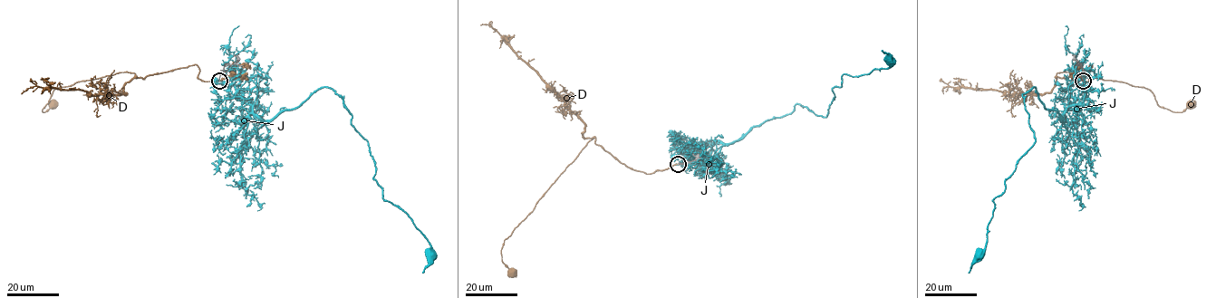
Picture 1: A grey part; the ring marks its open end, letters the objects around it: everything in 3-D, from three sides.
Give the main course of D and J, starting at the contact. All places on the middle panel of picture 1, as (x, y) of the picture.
D: (678, 164), (646, 174), (634, 170), (592, 139), (504, 241), (501, 260), (511, 273)
J: (678, 165), (795, 105), (826, 117), (844, 74), (867, 74), (890, 60)

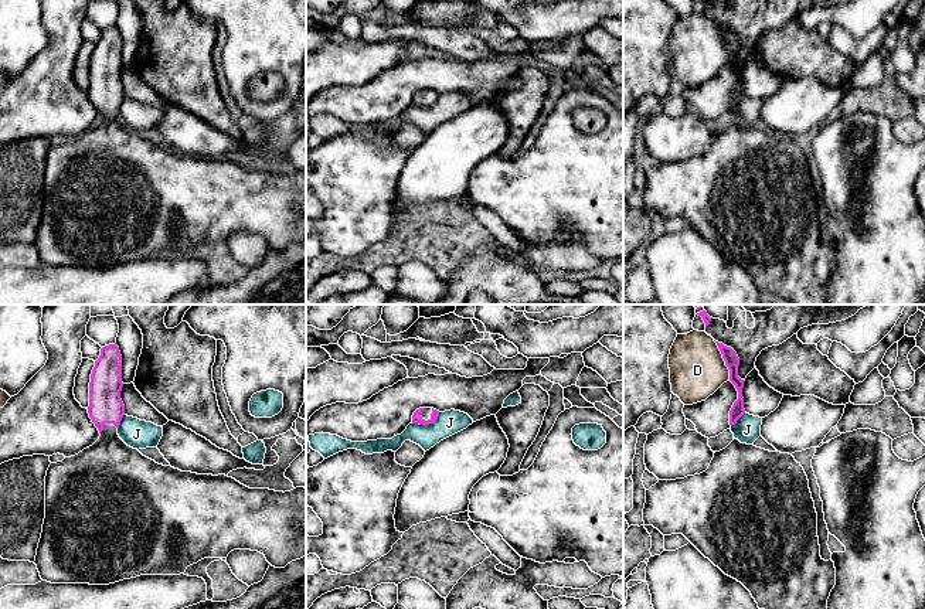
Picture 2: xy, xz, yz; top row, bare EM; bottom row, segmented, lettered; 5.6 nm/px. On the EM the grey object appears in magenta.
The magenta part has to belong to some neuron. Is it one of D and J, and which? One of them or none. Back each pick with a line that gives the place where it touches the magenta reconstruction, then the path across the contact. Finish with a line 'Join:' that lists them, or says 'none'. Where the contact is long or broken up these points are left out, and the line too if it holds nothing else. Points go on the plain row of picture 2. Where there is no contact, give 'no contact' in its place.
Join: none

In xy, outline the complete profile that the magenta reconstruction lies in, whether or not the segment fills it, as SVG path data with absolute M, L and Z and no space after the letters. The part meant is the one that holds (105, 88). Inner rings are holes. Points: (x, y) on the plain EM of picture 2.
M109 27L101 31L101 38L95 44L89 65L89 89L88 96L101 119L89 130L75 139L65 140L62 144L51 146L45 159L45 201L42 215L37 231L34 246L42 263L51 266L89 266L109 268L123 262L140 258L180 258L186 252L204 241L227 241L234 232L251 232L265 238L266 244L275 251L285 251L292 244L306 238L306 171L296 170L290 174L275 174L269 171L249 171L225 157L197 157L181 154L171 149L163 149L143 139L137 132L127 129L118 118L118 110L125 98L125 88L120 82L122 74L122 38L119 30Z

